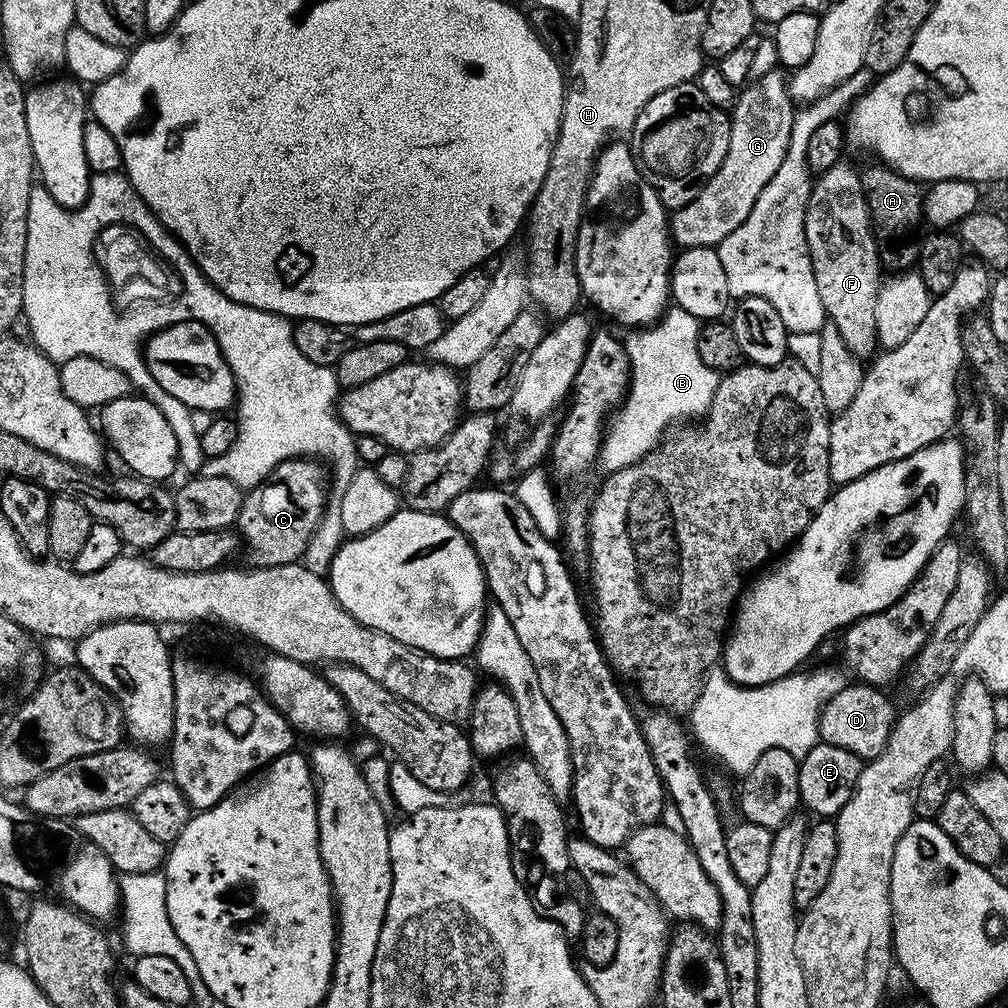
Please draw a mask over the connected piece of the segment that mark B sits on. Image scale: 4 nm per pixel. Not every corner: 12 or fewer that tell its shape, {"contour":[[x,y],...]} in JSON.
{"contour":[[672,306],[623,346],[630,383],[600,464],[632,464],[675,420],[700,418],[720,376],[701,321]]}

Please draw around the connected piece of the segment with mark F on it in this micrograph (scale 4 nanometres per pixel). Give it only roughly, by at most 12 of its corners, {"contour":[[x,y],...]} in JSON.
{"contour":[[860,172],[819,173],[806,246],[827,323],[878,348],[882,275]]}

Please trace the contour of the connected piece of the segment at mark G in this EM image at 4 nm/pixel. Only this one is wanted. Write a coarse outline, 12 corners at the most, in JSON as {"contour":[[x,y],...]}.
{"contour":[[780,70],[739,89],[722,166],[671,213],[681,249],[745,222],[790,145]]}

